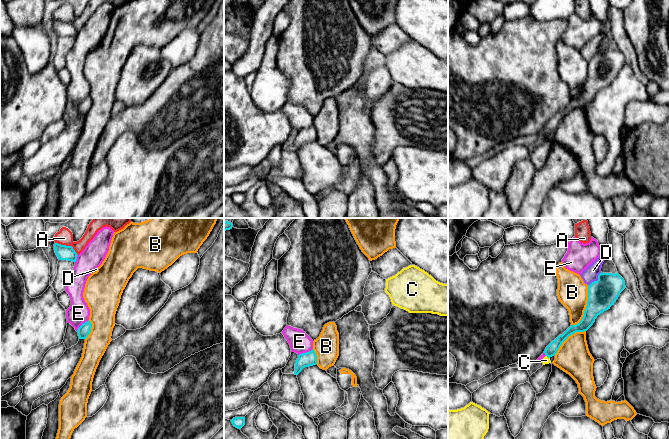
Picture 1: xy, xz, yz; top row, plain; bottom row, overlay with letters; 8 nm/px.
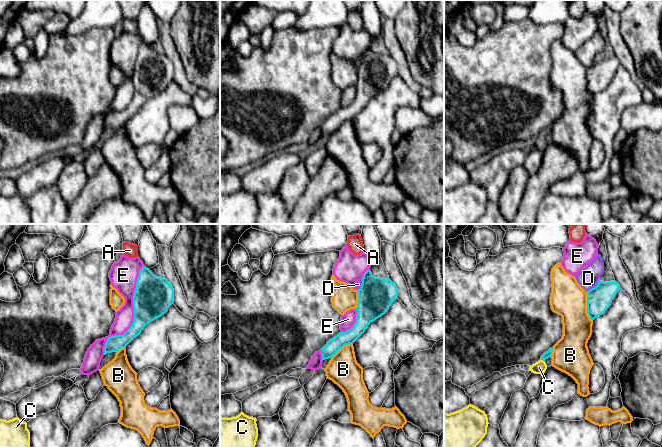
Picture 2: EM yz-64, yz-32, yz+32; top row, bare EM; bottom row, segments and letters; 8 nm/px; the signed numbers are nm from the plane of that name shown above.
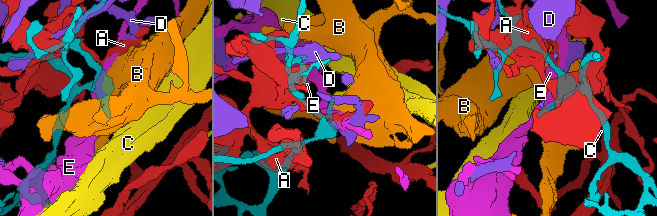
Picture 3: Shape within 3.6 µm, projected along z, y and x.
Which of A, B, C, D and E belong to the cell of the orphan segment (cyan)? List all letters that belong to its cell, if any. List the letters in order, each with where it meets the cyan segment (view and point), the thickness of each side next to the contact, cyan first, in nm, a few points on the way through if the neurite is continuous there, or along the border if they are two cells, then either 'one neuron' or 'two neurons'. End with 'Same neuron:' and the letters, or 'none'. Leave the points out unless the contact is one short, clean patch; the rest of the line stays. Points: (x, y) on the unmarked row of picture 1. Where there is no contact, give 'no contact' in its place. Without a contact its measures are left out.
A: xy (68, 22) | 120/130 nm | two neurons
B: yz (586, 83) | 240/240 nm | two neurons
C: yz (548, 133) | 90/60 nm | across yz (552, 124), (548, 133), (546, 136) | one neuron
D: yz (597, 56) | 240/120 nm | two neurons
E: xz (306, 128) | 120/170 nm | two neurons
Same neuron: C

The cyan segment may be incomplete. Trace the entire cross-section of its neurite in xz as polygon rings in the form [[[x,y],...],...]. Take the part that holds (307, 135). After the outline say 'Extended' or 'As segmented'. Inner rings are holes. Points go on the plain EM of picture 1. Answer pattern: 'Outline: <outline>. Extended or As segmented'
Outline: [[[313,125],[309,128],[299,130],[295,139],[294,150],[298,151],[303,144],[313,142],[316,140],[317,140],[317,131]]]. As segmented

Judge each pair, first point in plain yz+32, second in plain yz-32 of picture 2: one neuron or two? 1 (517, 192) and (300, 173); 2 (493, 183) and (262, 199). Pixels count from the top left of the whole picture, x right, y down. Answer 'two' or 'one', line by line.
1: one
2: two

